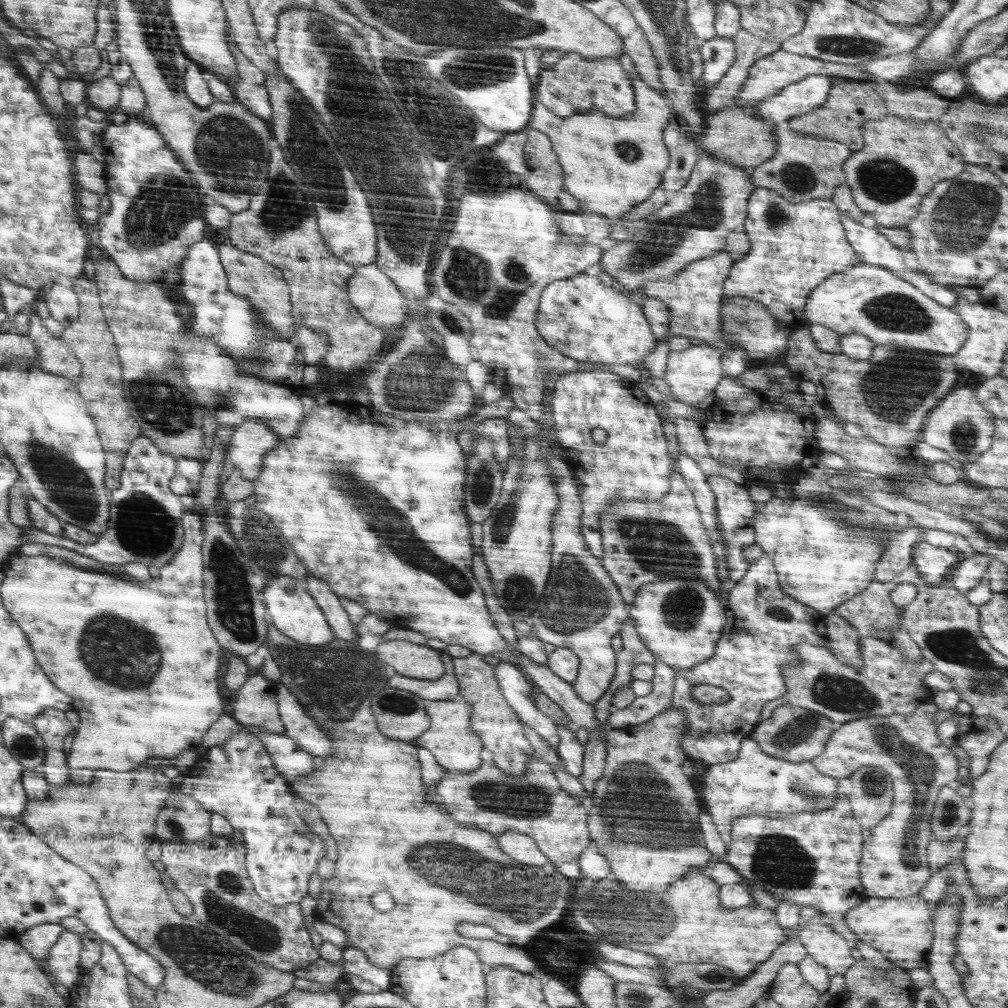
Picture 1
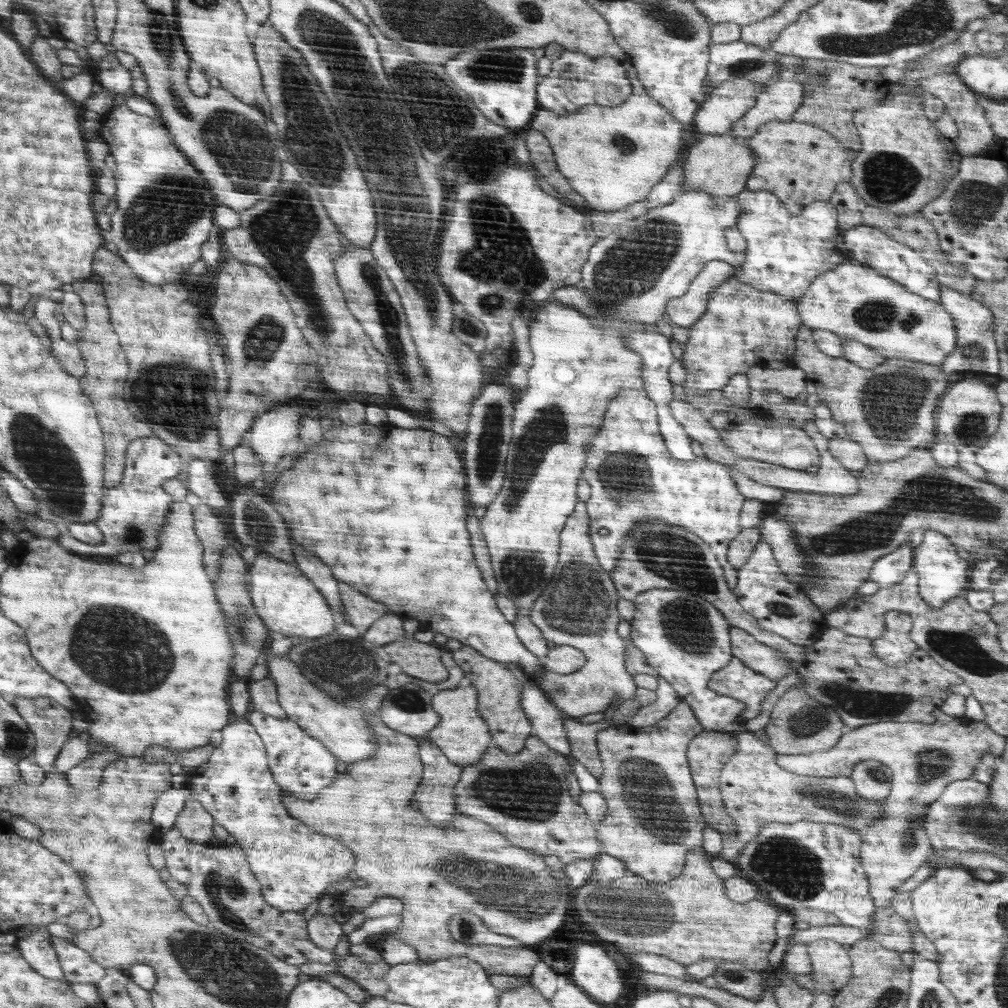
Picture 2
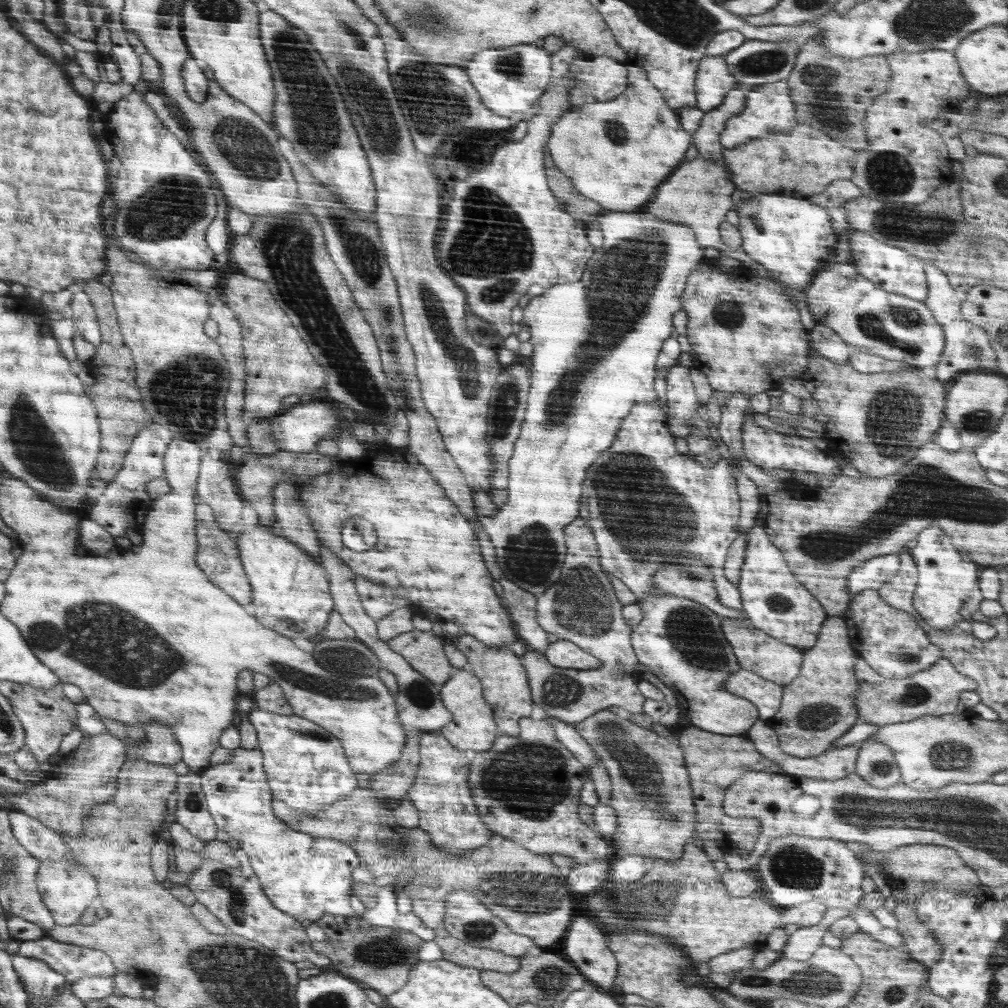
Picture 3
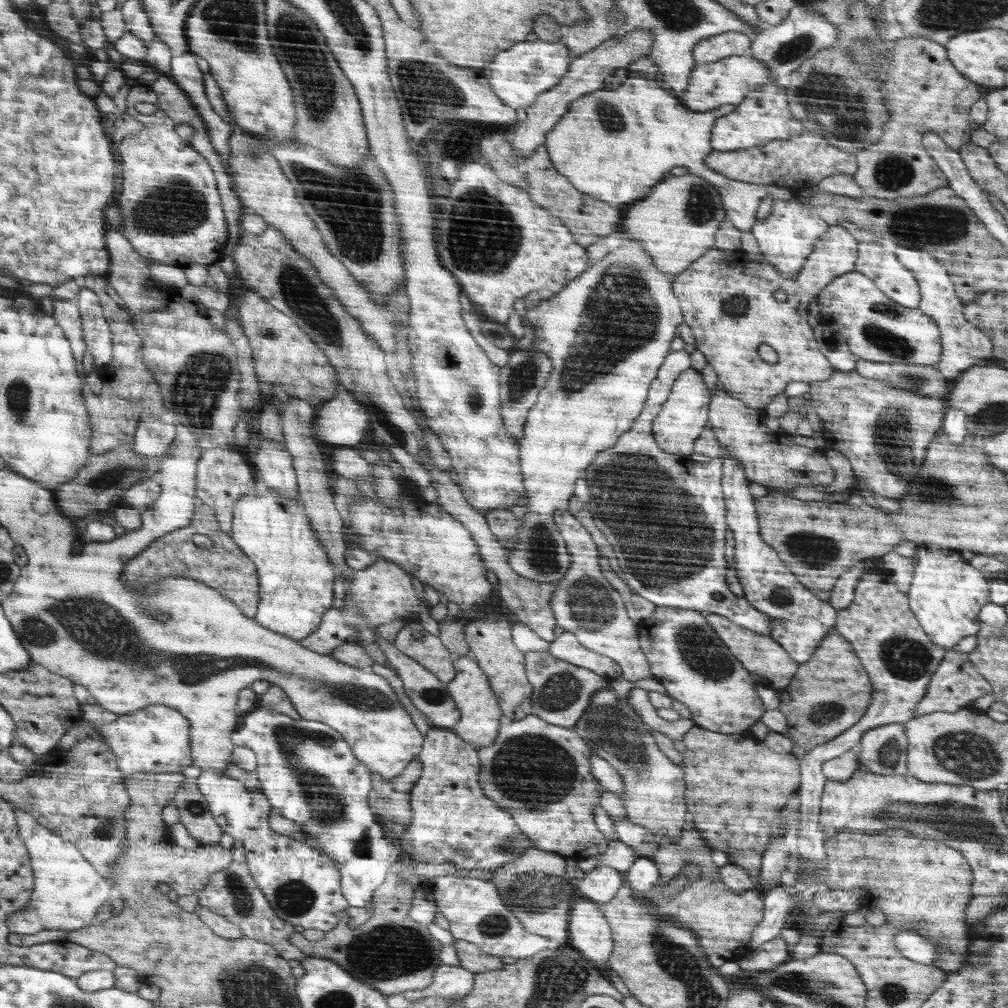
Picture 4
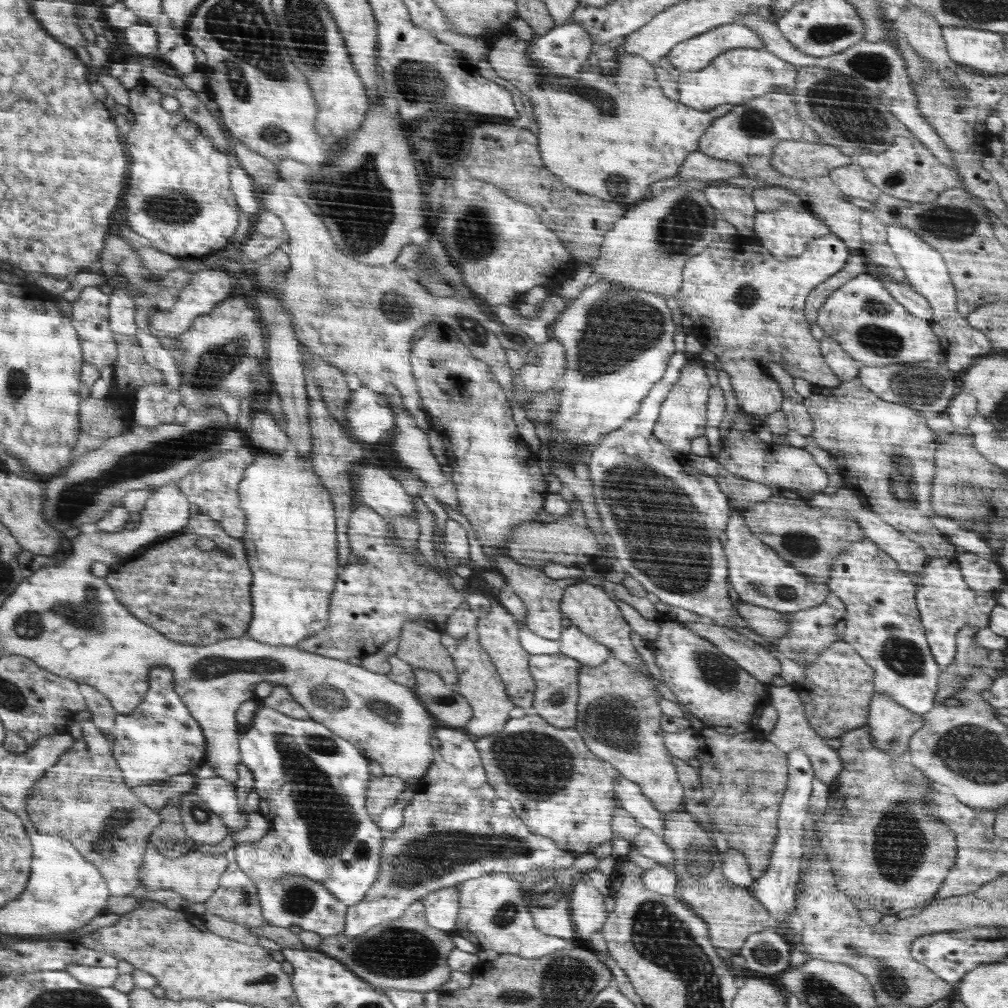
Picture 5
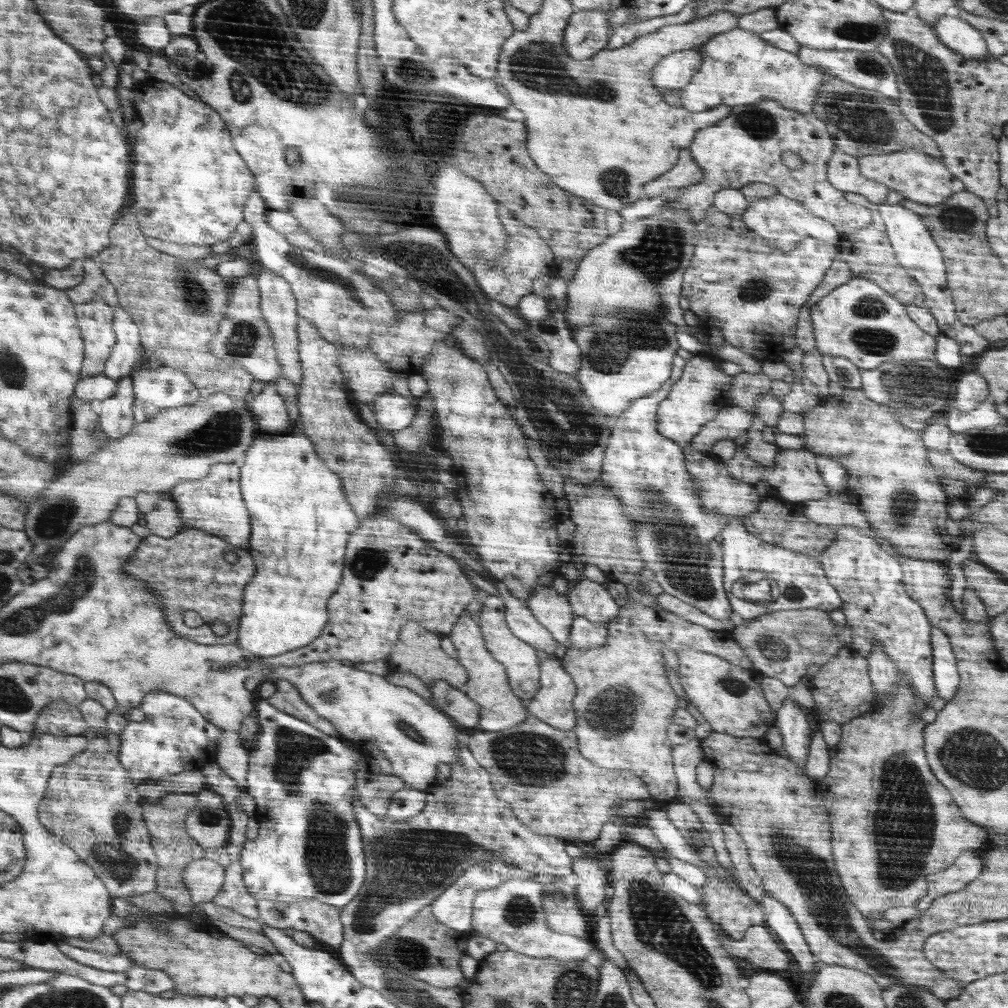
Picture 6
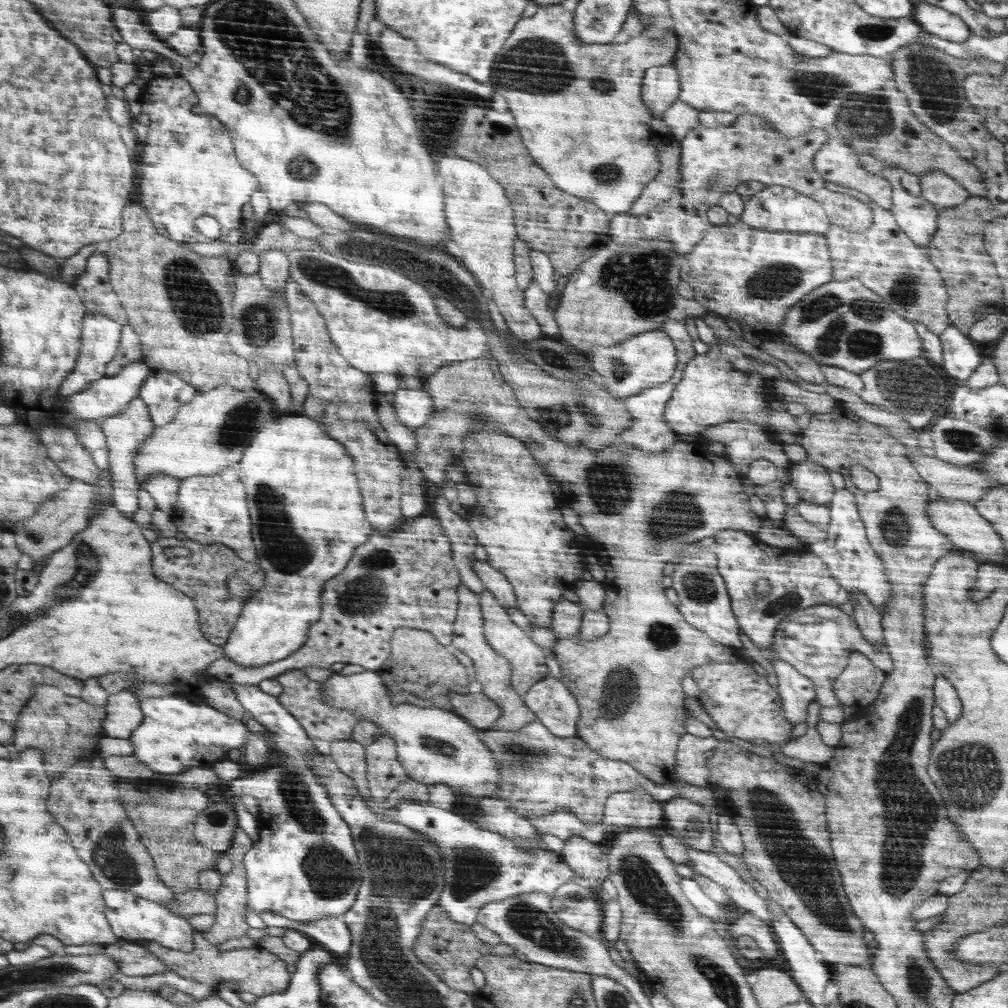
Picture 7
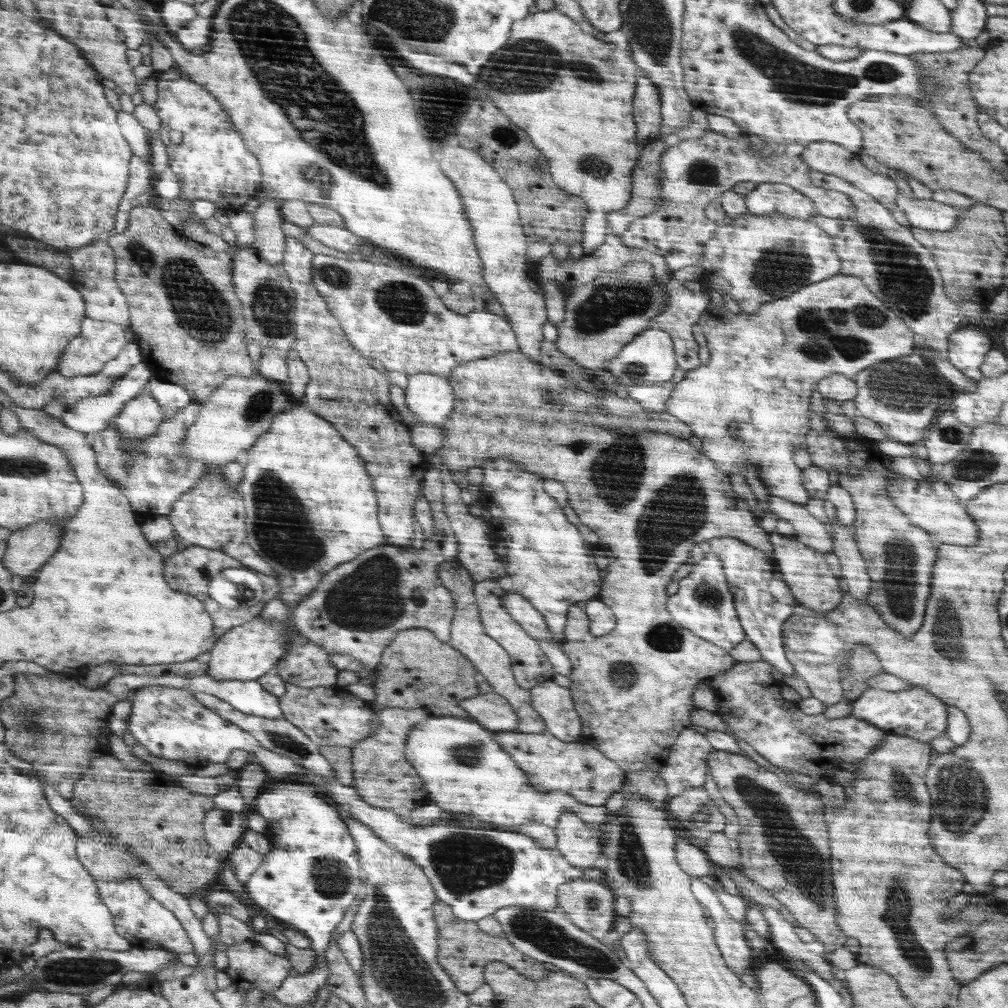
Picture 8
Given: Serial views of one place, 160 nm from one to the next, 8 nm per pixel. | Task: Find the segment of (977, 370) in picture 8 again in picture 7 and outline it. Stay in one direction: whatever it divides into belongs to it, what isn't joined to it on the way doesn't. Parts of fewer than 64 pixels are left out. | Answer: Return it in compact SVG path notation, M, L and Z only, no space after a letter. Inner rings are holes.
M950 324L939 336L943 348L943 367L950 376L958 380L967 380L980 366L980 354L976 346L963 332Z

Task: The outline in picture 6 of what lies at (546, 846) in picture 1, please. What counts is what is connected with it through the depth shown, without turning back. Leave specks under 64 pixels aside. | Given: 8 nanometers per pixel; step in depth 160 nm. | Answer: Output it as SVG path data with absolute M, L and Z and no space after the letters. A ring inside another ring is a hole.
M534 716L511 729L498 732L476 732L469 737L467 747L476 754L480 767L488 766L492 786L500 799L508 803L514 813L533 831L554 835L566 843L576 839L588 842L598 838L604 823L617 818L612 807L620 800L643 799L650 801L647 784L631 770L604 769L584 758L579 750L579 739L573 730L558 730Z

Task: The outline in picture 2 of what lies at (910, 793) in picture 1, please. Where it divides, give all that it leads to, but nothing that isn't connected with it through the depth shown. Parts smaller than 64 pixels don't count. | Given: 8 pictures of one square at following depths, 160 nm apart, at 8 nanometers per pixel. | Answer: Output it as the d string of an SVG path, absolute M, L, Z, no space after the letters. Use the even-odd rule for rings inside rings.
M940 708L933 711L936 720L933 723L925 722L875 722L866 726L860 726L852 732L845 732L841 740L834 748L827 751L816 751L814 753L789 755L775 754L776 764L778 767L795 772L796 774L804 774L816 777L847 776L855 769L856 765L864 760L880 760L893 772L891 780L891 791L884 799L883 814L881 818L875 820L873 826L865 828L861 833L863 838L862 846L862 863L867 872L870 882L871 897L875 901L875 906L878 908L886 908L891 906L898 911L902 918L909 922L911 930L914 932L913 950L922 958L939 962L939 952L936 947L920 934L919 926L917 925L911 898L909 893L902 891L897 893L894 888L914 876L916 870L927 862L927 856L933 852L930 838L927 837L923 829L923 816L931 802L934 802L938 797L942 796L943 790L947 788L951 782L964 780L973 776L973 772L980 765L982 757L985 754L993 754L994 757L1000 757L1005 749L1007 737L1001 734L996 734L985 722L965 720L962 717L953 717L952 715L942 712Z

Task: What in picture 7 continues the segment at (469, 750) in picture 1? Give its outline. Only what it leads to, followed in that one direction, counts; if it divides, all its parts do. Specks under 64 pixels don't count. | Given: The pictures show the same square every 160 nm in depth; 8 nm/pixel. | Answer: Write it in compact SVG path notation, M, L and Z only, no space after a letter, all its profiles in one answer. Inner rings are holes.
M460 582L458 588L458 620L454 624L455 636L450 646L458 648L460 652L472 659L476 680L482 684L482 693L496 701L503 710L503 714L497 720L494 728L518 730L536 721L537 716L532 714L532 710L528 706L524 706L525 702L522 702L522 698L518 696L518 692L512 686L511 674L513 673L513 668L509 660L497 653L487 641L486 635L482 634L482 614L480 606L478 606L476 593Z

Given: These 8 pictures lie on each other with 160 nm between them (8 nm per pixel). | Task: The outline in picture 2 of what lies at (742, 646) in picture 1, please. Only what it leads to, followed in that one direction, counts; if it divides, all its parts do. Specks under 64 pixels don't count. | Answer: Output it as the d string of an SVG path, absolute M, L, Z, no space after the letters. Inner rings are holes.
M758 542L748 563L739 569L739 586L734 593L738 596L744 612L756 618L756 624L760 628L804 647L818 641L828 628L826 616L800 586L788 580L780 563L776 562L774 551L768 542ZM734 658L728 665L717 670L710 680L711 690L745 702L745 711L739 716L740 724L752 720L761 712L765 698L775 690L776 685L777 682Z

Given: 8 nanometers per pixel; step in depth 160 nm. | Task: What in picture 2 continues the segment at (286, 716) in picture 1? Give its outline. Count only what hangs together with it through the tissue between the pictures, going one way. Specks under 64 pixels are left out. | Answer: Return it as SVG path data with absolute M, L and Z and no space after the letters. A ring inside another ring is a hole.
M266 645L260 659L268 667L269 677L277 686L277 697L288 719L297 722L312 738L320 739L320 742L328 746L332 752L336 752L336 758L346 765L358 760L372 759L372 754L377 752L379 742L364 716L378 714L386 696L385 684L377 684L368 689L366 694L360 693L356 698L337 701L313 685L288 654L273 655L269 645Z

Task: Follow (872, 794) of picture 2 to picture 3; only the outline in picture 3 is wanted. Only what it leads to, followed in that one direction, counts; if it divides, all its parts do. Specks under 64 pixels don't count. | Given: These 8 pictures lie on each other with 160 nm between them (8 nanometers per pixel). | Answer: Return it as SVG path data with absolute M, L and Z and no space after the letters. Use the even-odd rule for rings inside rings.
M868 739L859 746L855 773L873 787L888 788L901 781L901 770L894 762L894 752L883 742Z

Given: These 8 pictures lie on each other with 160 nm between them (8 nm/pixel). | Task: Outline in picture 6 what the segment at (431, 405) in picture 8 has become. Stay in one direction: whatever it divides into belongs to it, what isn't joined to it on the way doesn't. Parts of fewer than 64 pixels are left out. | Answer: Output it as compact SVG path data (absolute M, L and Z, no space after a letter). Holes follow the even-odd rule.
M383 393L379 394L379 398L375 400L373 413L378 424L394 434L413 424L418 410L417 404L414 406L398 393Z

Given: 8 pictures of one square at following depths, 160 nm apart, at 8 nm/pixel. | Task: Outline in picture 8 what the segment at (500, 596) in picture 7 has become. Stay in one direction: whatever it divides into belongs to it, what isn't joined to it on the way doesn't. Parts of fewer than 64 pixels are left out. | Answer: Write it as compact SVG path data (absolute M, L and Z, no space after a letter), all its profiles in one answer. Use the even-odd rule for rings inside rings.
M518 592L512 594L505 594L503 596L503 603L510 617L520 626L524 631L528 632L532 638L536 640L547 640L548 642L557 642L561 648L563 640L553 640L552 631L546 628L542 614L533 607L533 604Z

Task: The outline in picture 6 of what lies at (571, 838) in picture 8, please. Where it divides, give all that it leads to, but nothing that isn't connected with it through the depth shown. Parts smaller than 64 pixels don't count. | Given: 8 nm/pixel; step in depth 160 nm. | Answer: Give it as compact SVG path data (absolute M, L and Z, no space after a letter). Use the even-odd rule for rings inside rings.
M592 855L576 857L573 862L573 871L578 878L578 885L575 886L577 901L586 916L596 914L596 906L605 899L606 871Z

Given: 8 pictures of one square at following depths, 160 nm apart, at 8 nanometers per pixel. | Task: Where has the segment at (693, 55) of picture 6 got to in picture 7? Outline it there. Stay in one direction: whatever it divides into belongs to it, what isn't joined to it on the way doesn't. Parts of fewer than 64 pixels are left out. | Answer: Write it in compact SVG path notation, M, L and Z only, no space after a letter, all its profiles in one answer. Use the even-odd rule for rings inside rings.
M672 63L647 70L647 76L643 80L642 97L653 116L663 116L670 105L679 99L679 80L680 75Z

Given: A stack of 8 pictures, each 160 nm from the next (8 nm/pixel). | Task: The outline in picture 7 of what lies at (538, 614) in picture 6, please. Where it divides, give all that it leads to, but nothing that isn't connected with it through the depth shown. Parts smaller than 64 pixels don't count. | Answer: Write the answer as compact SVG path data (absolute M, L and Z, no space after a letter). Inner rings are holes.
M560 598L554 602L552 608L552 623L550 623L550 631L556 636L578 637L580 631L580 622L582 621L583 610L577 603Z

